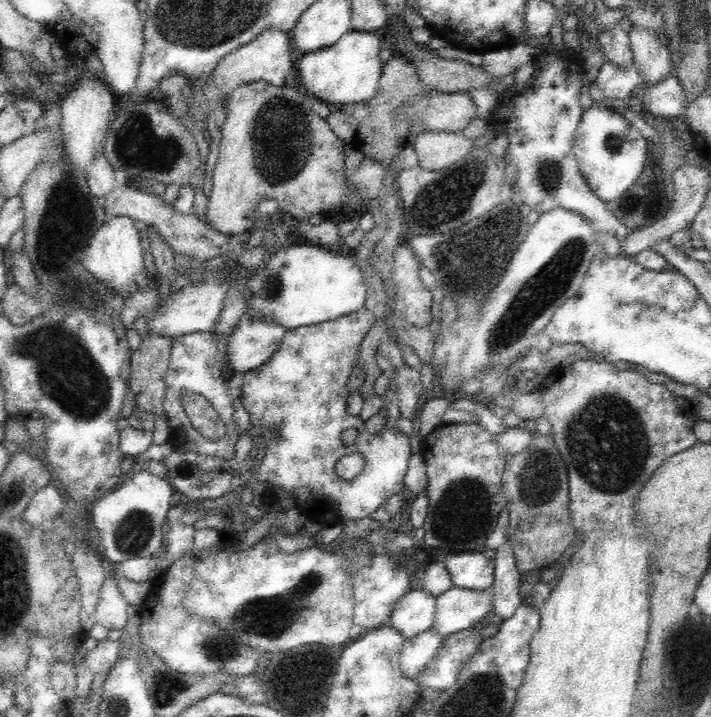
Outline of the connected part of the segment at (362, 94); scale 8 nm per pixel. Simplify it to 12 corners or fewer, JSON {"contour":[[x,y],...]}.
{"contour":[[346,31],[299,65],[304,94],[346,104],[376,94],[378,33]]}

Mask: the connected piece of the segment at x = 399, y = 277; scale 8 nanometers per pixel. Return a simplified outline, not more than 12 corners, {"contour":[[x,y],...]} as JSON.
{"contour":[[408,243],[393,257],[395,295],[389,308],[408,324],[430,322],[432,294],[418,276]]}

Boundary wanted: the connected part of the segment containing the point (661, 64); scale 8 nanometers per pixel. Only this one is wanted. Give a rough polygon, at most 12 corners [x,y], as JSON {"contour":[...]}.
{"contour":[[633,26],[633,64],[645,83],[674,71],[664,35]]}

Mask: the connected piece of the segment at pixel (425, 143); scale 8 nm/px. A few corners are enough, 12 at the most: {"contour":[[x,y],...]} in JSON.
{"contour":[[422,132],[412,146],[434,171],[462,160],[472,140],[462,132]]}

